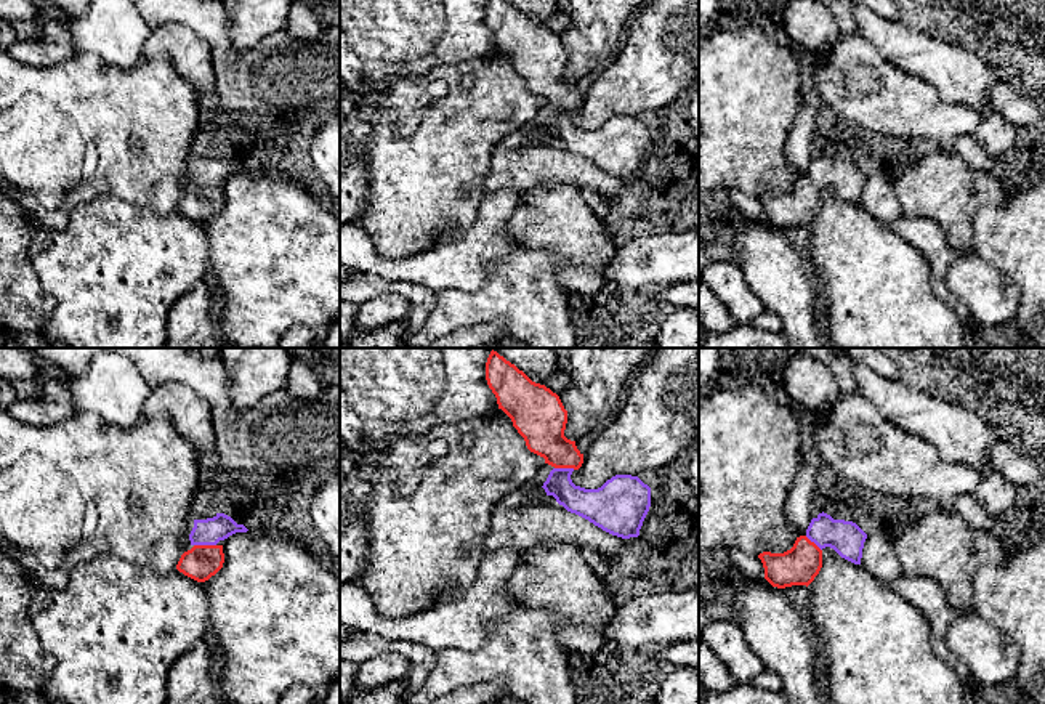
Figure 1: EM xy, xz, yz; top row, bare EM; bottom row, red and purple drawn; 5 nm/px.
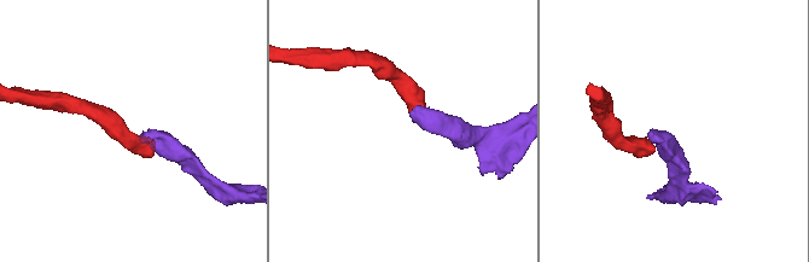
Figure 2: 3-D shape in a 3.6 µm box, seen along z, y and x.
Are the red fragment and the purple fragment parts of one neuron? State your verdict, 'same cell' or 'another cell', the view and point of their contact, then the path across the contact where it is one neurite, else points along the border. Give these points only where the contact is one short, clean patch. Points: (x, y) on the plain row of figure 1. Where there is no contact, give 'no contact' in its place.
same cell; meets red in xy at (205, 186); runs through xy (202, 202), (205, 199), (205, 186), (205, 177), (210, 172)

